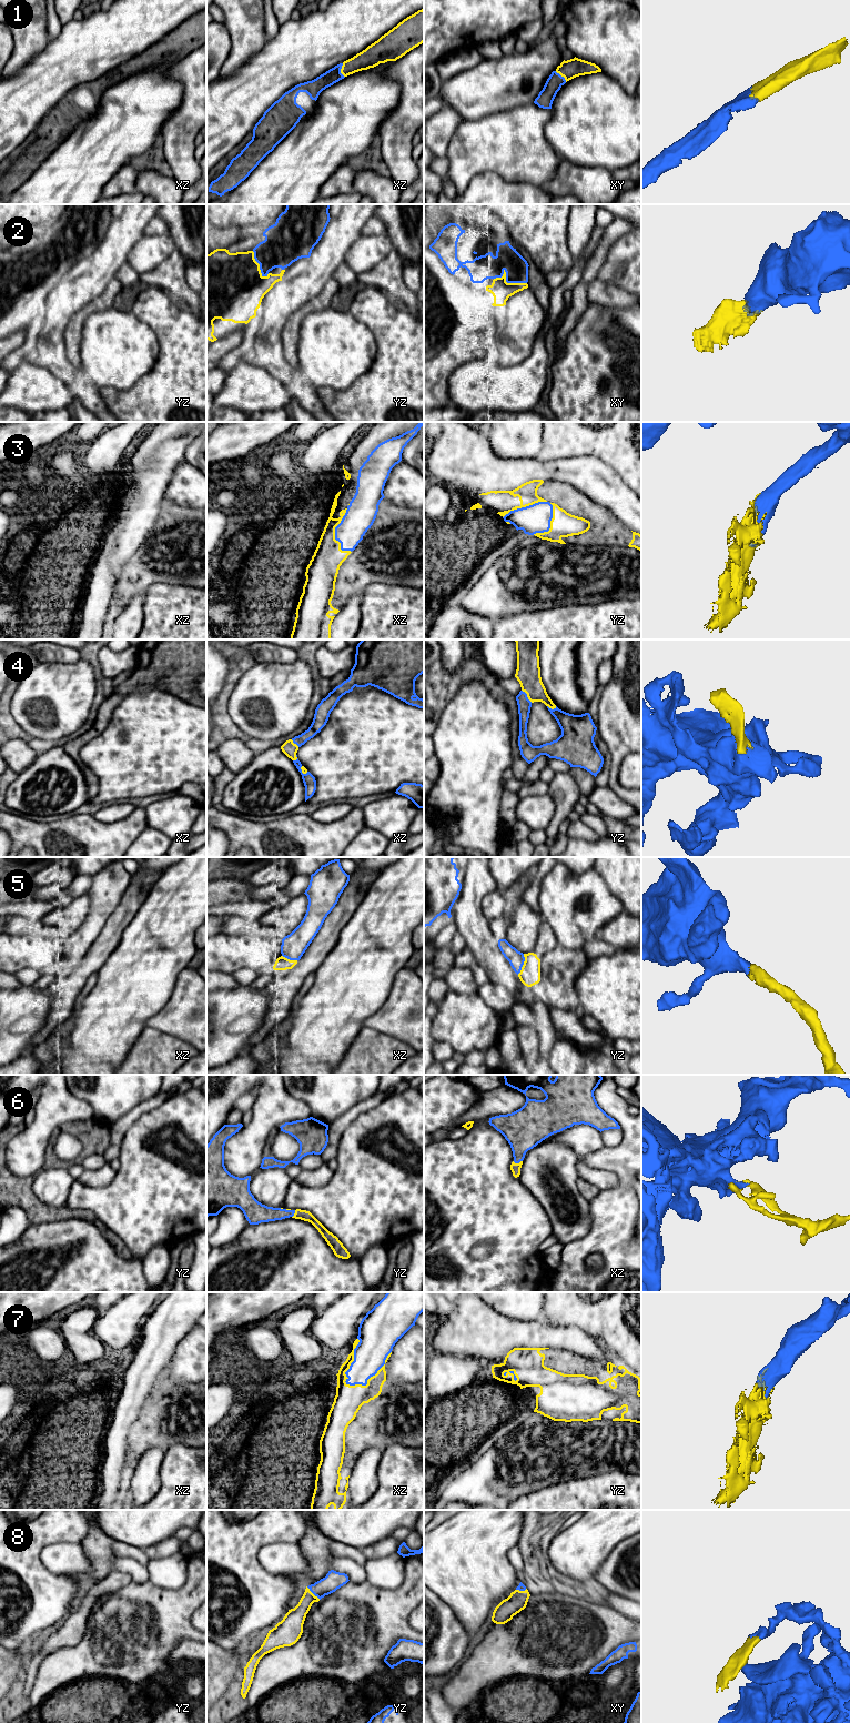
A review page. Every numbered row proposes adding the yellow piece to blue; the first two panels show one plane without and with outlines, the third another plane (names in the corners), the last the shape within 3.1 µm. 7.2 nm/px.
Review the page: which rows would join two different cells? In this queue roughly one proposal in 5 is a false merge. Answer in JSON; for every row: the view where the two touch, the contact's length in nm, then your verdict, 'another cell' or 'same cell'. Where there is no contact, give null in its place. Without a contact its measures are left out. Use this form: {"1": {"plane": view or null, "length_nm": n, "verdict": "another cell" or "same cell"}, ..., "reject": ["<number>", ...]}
{"1": {"plane": "xz", "length_nm": 110, "verdict": "same cell"}, "2": {"plane": "xy", "length_nm": 240, "verdict": "same cell"}, "3": {"plane": "xz", "length_nm": 320, "verdict": "another cell"}, "4": {"plane": "yz", "length_nm": 120, "verdict": "same cell"}, "5": {"plane": "yz", "length_nm": 160, "verdict": "same cell"}, "6": {"plane": "xz", "length_nm": 70, "verdict": "same cell"}, "7": {"plane": "xz", "length_nm": 400, "verdict": "same cell"}, "8": {"plane": "yz", "length_nm": 140, "verdict": "same cell"}, "reject": ["3"]}

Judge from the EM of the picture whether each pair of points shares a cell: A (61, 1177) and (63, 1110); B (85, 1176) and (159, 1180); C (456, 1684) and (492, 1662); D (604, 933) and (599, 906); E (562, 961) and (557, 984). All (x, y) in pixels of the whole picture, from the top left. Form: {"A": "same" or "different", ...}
{"A": "different", "B": "different", "C": "same", "D": "different", "E": "same"}

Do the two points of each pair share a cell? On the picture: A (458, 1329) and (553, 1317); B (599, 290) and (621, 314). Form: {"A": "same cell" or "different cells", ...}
{"A": "different cells", "B": "different cells"}

